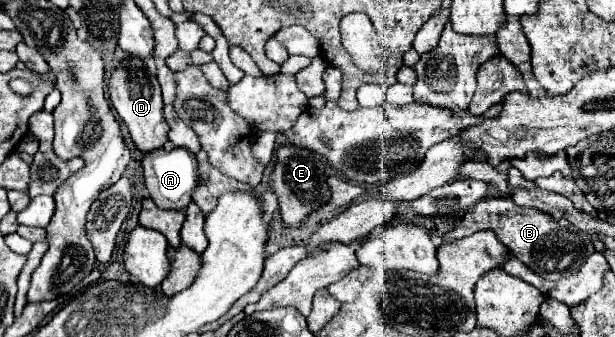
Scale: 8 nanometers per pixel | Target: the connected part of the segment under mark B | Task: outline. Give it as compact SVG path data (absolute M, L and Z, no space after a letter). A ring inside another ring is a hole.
M510 198L480 200L462 216L462 220L450 232L442 234L440 244L460 240L480 230L492 230L518 260L522 260L530 270L534 270L538 276L546 280L560 280L576 274L576 270L584 264L584 258L594 254L594 242L590 234L578 230L568 220L552 220L548 218L548 214L536 208L516 206Z

